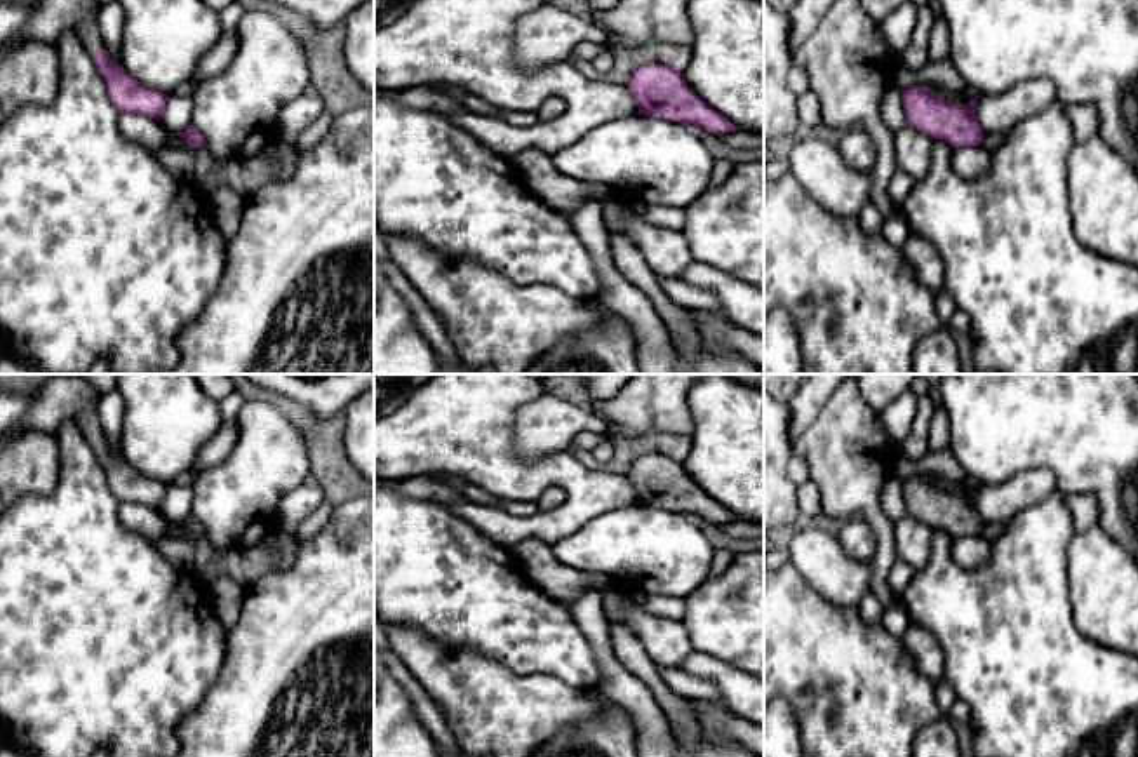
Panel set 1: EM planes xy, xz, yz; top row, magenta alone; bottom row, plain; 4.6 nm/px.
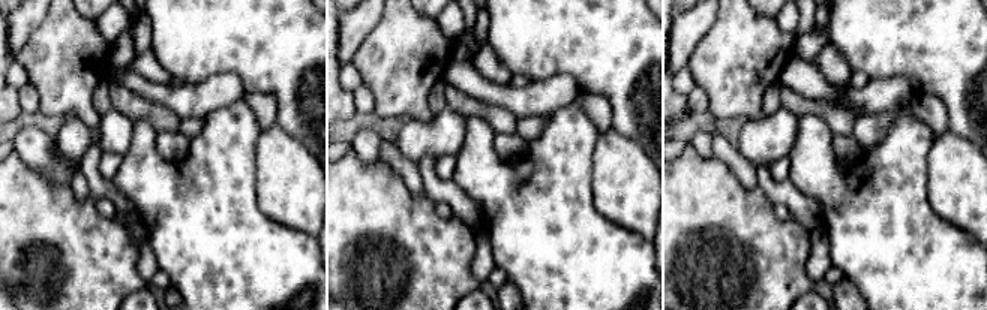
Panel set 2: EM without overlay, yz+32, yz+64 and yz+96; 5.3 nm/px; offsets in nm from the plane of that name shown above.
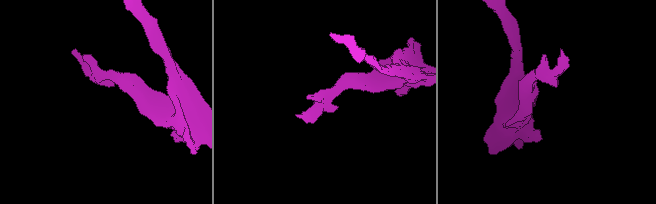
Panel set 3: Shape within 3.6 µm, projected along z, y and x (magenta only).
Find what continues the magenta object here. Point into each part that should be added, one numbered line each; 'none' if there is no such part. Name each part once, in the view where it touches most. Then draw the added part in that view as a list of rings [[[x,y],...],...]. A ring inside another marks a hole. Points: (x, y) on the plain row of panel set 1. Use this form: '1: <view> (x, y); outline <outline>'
none

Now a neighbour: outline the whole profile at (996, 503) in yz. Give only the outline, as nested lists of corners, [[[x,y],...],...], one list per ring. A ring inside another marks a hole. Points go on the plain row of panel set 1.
[[[1032,468],[1002,484],[980,484],[974,503],[983,524],[1006,524],[1023,508],[1044,501],[1054,489],[1058,486],[1051,470]]]

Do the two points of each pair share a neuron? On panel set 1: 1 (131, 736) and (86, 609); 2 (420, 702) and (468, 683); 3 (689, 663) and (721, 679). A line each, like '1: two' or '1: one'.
1: one
2: two
3: one

